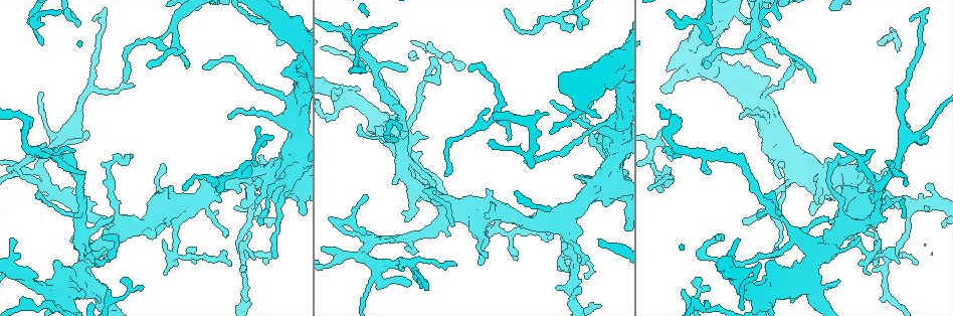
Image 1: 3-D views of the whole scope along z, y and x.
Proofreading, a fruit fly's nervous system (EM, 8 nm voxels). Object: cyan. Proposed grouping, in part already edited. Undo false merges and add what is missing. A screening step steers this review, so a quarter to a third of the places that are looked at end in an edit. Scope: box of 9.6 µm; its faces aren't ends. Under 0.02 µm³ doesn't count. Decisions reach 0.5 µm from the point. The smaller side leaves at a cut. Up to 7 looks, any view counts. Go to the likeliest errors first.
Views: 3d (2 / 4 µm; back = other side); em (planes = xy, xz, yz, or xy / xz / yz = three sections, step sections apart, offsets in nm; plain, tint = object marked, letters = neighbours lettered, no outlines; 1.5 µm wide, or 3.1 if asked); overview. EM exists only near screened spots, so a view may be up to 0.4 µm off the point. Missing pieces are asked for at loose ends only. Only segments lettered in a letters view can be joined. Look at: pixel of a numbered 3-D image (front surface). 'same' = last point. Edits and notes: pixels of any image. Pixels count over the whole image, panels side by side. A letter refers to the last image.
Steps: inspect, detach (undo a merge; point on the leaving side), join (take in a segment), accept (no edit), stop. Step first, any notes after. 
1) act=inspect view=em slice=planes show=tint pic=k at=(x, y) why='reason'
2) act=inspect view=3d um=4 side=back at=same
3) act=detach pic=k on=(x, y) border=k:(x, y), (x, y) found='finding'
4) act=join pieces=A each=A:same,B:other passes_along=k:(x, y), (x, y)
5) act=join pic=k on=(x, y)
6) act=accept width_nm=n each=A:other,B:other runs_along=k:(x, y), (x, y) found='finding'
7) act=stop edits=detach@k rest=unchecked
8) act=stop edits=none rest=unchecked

act=inspect view=3d um=2 pic=1 at=(414, 271)

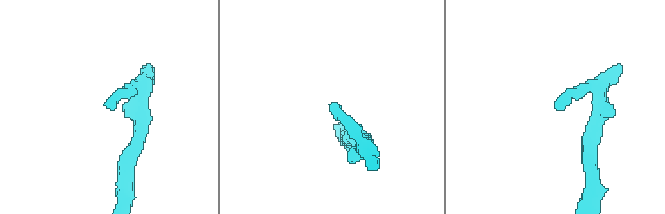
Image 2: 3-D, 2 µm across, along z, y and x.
act=inspect view=em slice=xz step=8 show=tint pic=2 at=(337, 102) why='now the EM'

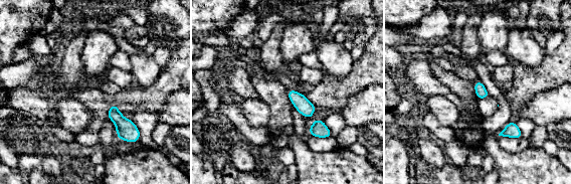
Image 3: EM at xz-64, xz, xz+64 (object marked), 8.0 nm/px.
act=inspect view=em slice=planes show=letters at=same why='another direction'

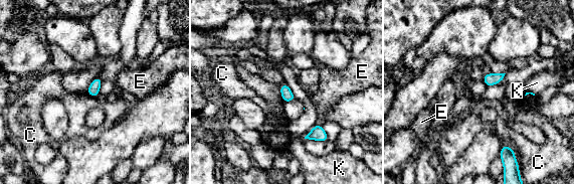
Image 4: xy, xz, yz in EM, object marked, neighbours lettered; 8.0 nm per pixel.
act=accept longest_contact=C:100nm each=C:other,E:other,K:other border=4:(85, 93), (96, 98) found='none of them fits'

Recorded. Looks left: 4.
act=inspect view=em slice=yz step=8 show=tint pic=1 at=(132, 83) why='branch stops here'

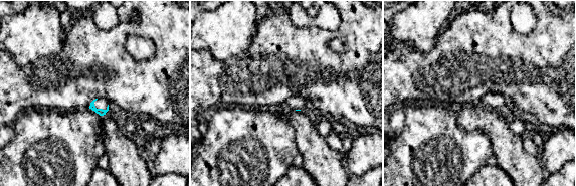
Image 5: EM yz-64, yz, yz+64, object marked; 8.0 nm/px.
act=inspect view=em slice=planes show=letters at=same

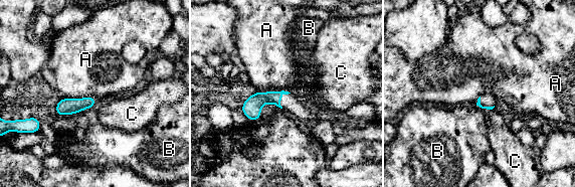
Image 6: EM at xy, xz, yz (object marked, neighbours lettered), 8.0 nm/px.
act=accept each=A:other,B:other,C:other border=6:(255, 90), (288, 90), (291, 92) found='no lettered segment goes on from it'

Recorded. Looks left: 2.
act=stop edits=none rest=unchecked

